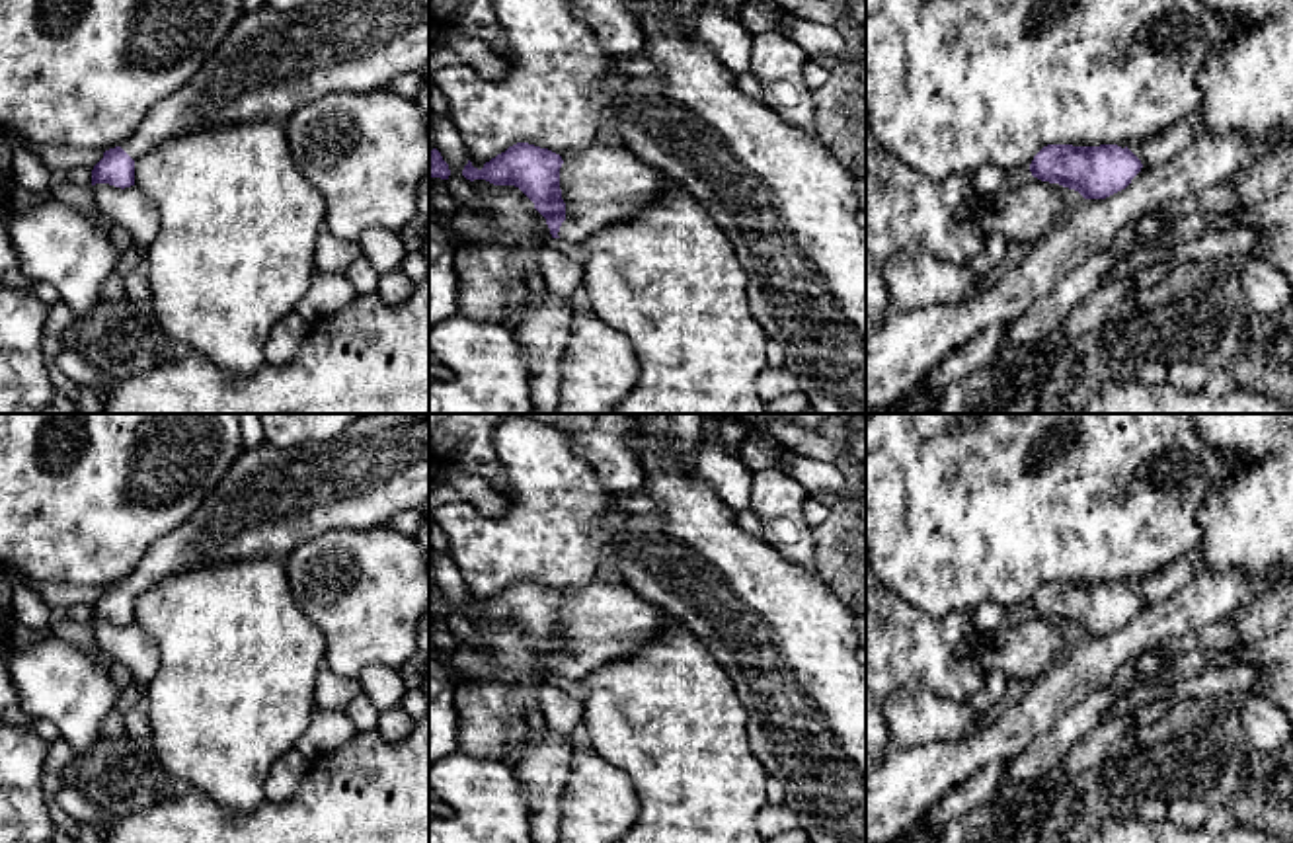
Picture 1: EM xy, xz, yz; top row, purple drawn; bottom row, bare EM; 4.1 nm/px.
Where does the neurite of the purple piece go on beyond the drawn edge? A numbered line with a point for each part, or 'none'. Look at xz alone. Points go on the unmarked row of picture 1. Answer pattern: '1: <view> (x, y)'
1: xz (601, 623)

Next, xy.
1: xy (272, 500)

